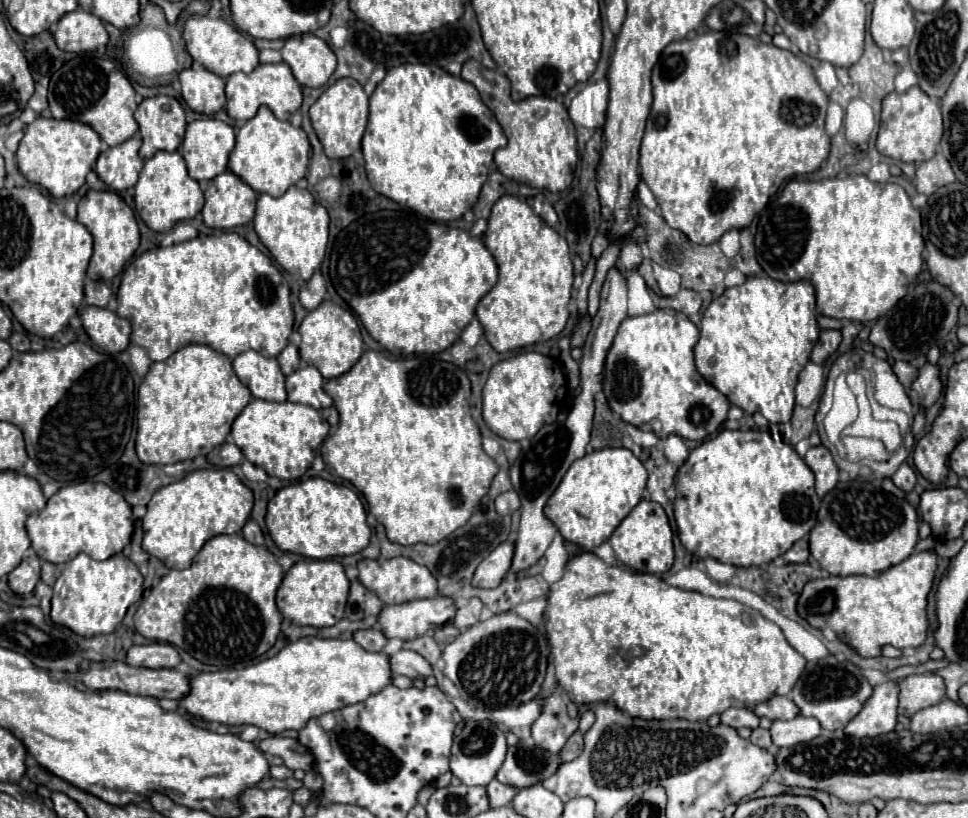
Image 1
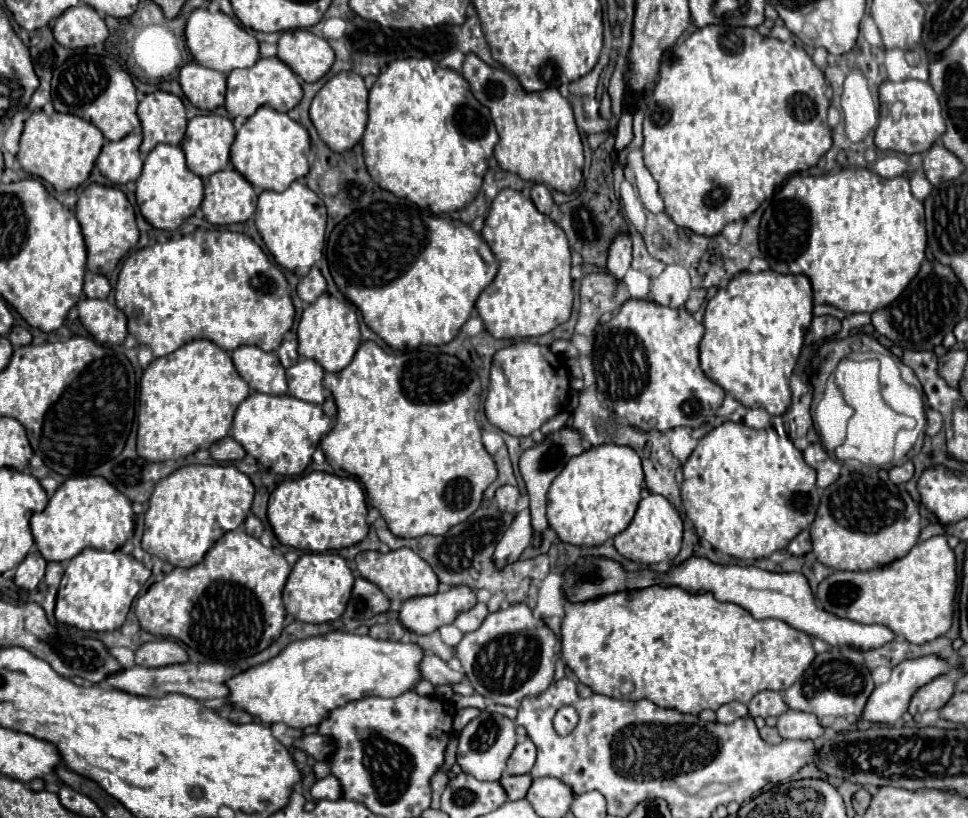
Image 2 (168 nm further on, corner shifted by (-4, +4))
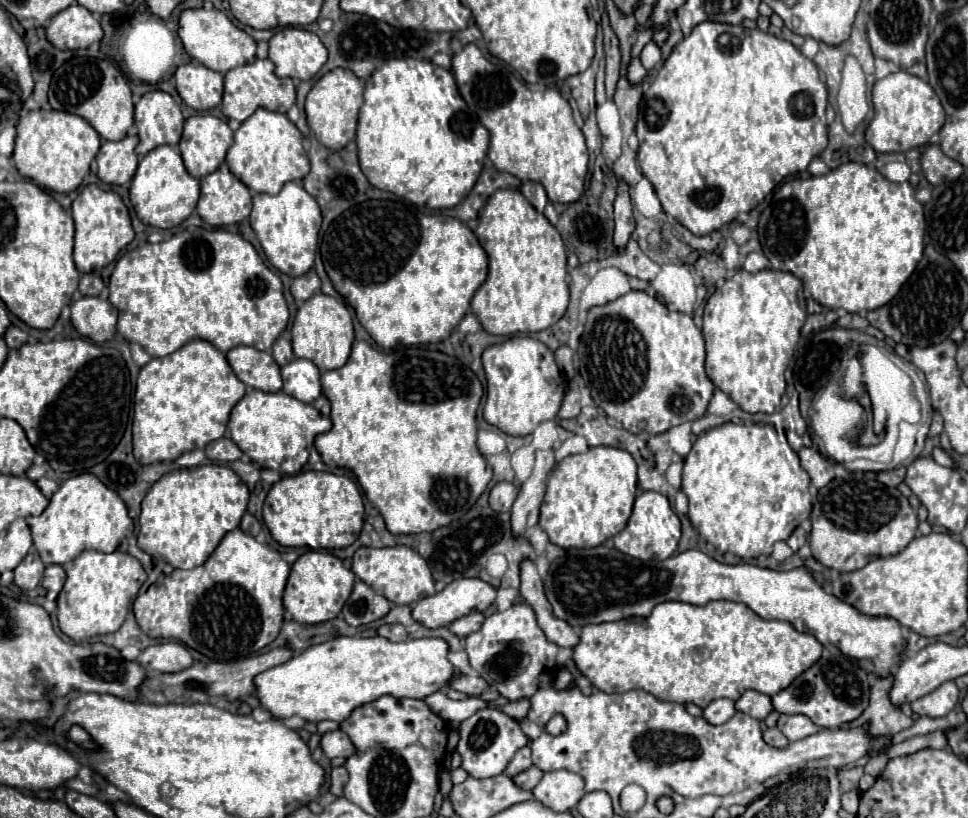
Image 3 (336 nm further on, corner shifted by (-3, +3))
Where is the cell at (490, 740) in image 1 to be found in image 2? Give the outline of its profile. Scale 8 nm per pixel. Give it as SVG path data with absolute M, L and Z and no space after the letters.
M483 711L479 717L469 721L469 725L461 731L459 747L457 747L457 763L465 773L481 781L499 781L515 743L517 743L515 723L501 713Z

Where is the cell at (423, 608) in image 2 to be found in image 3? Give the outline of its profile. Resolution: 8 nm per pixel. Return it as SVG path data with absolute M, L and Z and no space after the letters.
M480 578L452 580L442 592L416 602L412 616L426 628L440 628L468 612L486 612L494 600L496 588Z

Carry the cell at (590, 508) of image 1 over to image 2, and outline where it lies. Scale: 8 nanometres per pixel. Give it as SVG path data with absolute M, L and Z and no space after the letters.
M599 445L571 457L547 493L549 527L569 545L595 547L621 533L633 519L641 501L645 475L641 475L641 459L631 447Z

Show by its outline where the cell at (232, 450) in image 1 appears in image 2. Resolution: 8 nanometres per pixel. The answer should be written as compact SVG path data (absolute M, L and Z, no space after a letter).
M225 437L217 441L215 445L211 445L209 453L217 461L241 461L245 457L245 449L233 437Z

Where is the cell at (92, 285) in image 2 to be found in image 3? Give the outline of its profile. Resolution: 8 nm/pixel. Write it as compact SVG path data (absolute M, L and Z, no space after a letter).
M98 272L82 274L82 278L80 278L80 288L78 288L82 296L98 296L102 288L104 288L104 282L102 282L102 278L100 278Z

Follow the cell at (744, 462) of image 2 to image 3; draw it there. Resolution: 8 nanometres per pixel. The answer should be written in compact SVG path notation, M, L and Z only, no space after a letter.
M763 414L762 421L755 422L754 424L734 424L734 422L726 422L722 426L716 426L716 428L710 428L706 430L704 434L700 434L692 446L692 450L688 452L688 456L684 458L684 474L682 474L682 492L688 496L688 502L690 502L690 510L688 510L688 518L692 522L692 526L698 530L698 534L710 542L712 546L716 546L718 550L722 552L732 552L740 558L758 558L760 554L768 556L772 554L772 544L778 542L778 540L786 540L792 530L804 522L810 512L812 512L812 498L810 498L810 492L808 492L808 486L810 486L810 478L808 474L804 472L804 468L800 466L800 458L798 454L789 445L786 433L783 427L782 418L778 414Z

